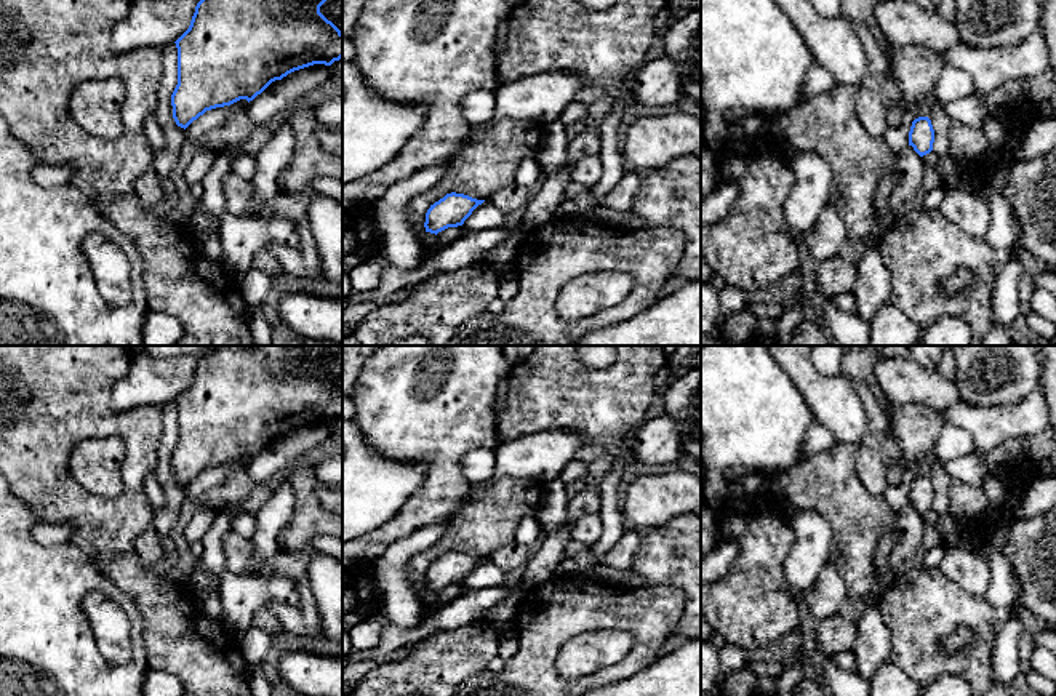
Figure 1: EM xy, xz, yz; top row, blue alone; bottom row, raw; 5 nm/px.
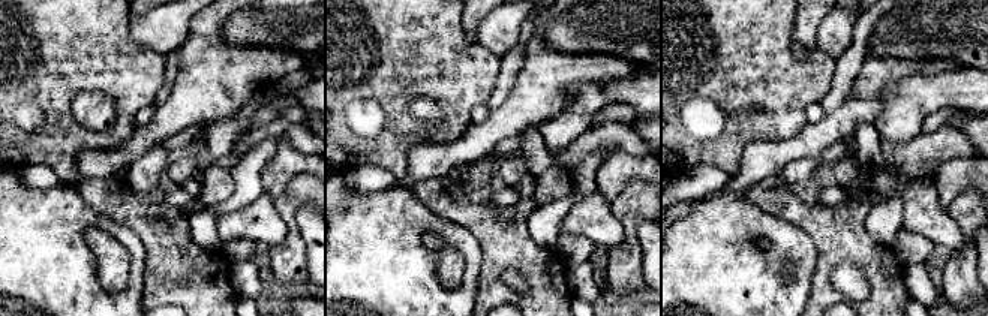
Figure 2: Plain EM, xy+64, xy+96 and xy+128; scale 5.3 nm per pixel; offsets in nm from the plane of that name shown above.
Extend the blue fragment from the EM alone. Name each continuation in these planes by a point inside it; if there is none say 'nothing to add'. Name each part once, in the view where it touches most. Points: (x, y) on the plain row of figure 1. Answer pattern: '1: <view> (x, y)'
nothing to add

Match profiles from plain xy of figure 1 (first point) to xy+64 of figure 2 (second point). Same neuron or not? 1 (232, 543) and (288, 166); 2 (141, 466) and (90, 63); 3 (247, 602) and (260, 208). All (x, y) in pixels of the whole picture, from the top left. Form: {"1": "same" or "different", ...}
{"1": "different", "2": "same", "3": "same"}

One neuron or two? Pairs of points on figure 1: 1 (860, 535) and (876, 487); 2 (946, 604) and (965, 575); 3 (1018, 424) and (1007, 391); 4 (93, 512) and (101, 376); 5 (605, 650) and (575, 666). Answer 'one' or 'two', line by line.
1: two
2: two
3: two
4: one
5: one

